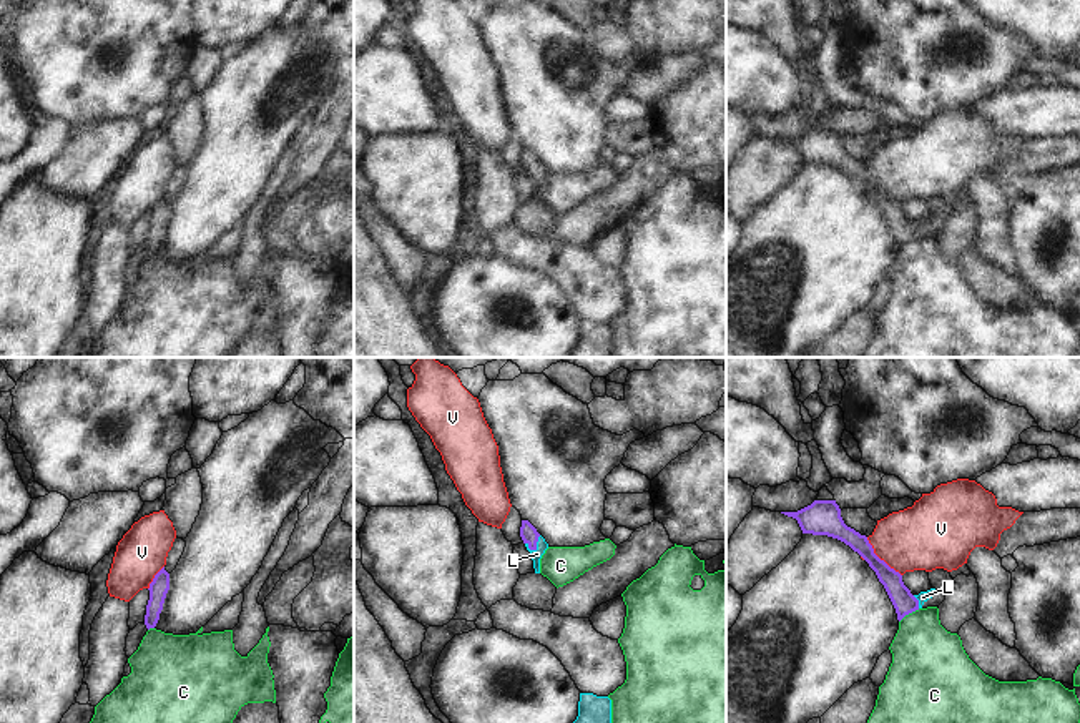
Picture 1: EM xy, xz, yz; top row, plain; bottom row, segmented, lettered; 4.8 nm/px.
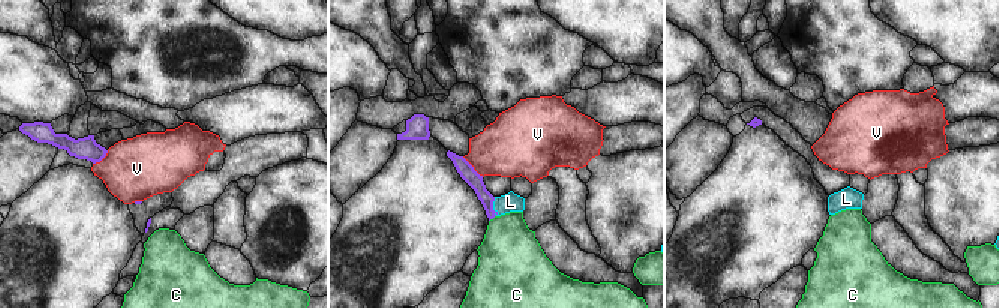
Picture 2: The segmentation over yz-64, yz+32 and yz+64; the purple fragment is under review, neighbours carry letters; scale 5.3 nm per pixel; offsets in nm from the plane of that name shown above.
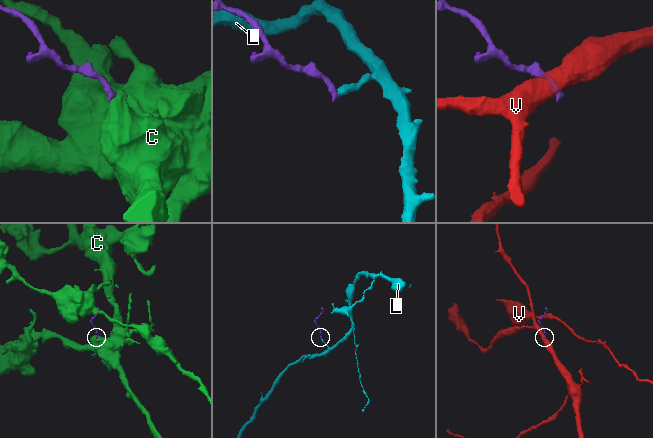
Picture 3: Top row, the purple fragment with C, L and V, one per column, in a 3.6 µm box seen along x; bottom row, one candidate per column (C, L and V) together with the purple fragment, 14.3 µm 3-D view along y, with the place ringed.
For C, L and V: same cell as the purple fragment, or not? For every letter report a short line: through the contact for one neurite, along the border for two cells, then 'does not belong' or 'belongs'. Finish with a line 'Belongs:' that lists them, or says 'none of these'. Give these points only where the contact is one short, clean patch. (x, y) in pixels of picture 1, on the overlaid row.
C: line yz (919, 609), (899, 622); does not belong
L: line xz (529, 534), (535, 544), (542, 545); belongs
V: line yz (866, 537), (873, 550), (901, 575); does not belong
Belongs: L

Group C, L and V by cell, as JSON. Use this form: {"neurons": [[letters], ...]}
{"neurons": [["C"], ["L"], ["V"]]}

